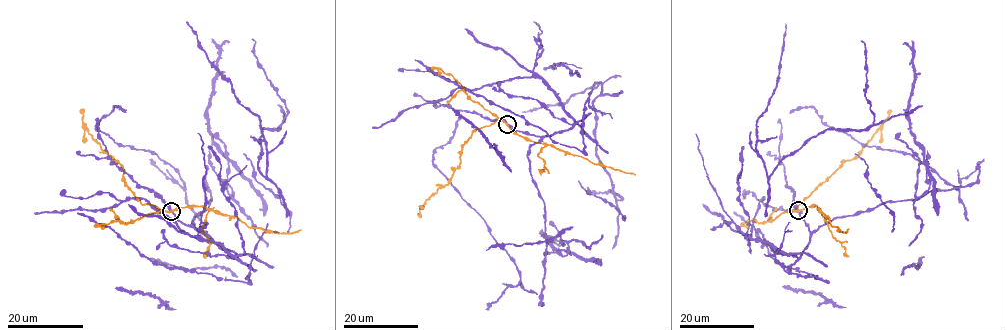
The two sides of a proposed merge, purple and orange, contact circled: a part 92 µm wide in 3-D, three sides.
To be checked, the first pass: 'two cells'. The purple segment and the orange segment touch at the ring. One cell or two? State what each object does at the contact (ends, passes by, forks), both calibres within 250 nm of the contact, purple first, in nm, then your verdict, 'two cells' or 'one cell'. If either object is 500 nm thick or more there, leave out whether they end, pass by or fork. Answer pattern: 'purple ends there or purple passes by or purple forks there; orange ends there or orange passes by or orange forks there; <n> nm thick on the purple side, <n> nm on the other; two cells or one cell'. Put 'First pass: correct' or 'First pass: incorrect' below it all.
purple passes by; orange passes by; 300 nm thick on the purple side, 280 nm on the other; two cells
First pass: correct

